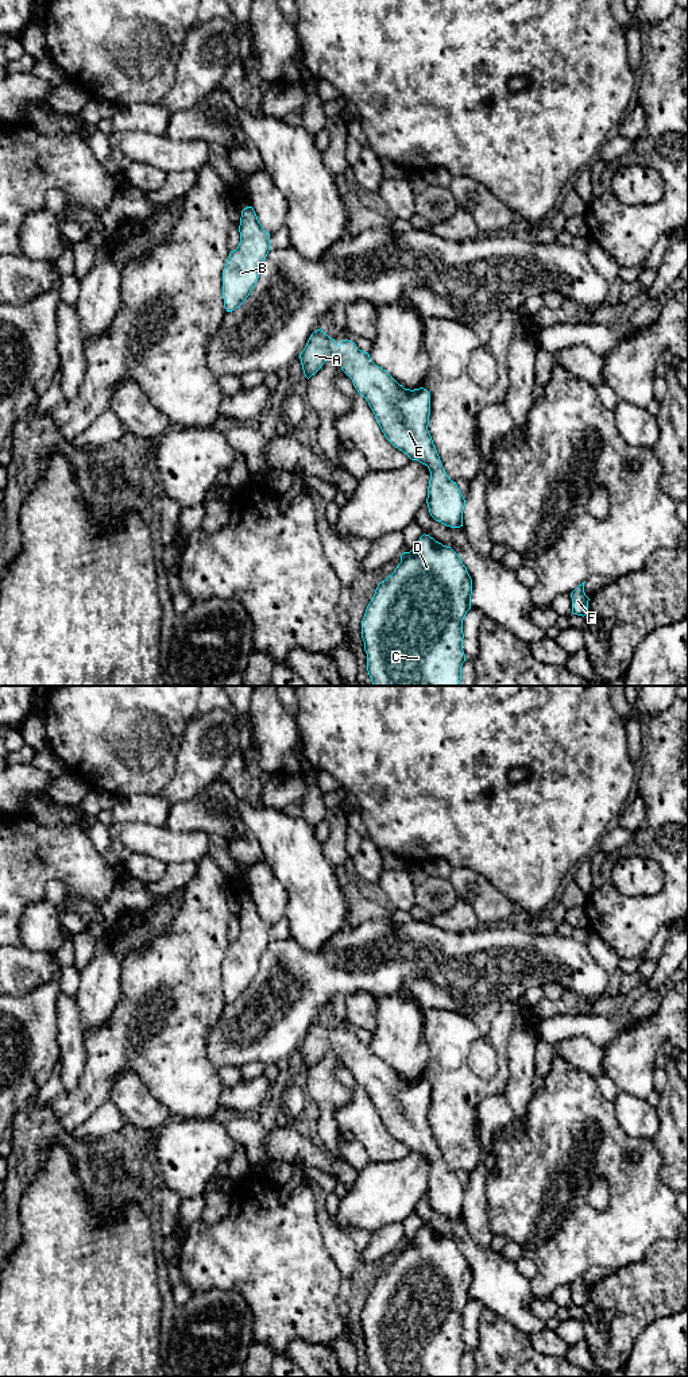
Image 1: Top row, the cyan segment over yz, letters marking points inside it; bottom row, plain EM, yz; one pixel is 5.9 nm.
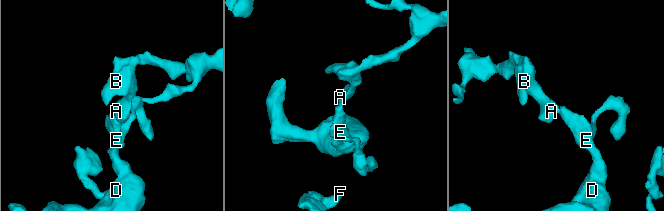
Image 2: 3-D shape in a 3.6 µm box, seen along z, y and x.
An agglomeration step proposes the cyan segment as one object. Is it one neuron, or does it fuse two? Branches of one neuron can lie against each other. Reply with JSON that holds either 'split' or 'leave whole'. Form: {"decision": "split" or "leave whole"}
{"decision": "leave whole"}

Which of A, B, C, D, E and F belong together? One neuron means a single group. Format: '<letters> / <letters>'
A B C D E F

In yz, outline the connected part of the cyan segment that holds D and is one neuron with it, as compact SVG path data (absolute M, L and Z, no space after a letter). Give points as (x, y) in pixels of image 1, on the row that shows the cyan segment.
M422 535L410 552L401 555L394 572L382 580L362 620L362 639L372 686L460 686L463 620L471 609L472 579L459 555L429 535Z

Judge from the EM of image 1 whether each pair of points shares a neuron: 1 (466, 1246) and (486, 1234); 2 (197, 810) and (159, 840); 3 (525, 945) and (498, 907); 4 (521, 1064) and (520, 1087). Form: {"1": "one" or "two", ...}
{"1": "two", "2": "two", "3": "two", "4": "one"}

